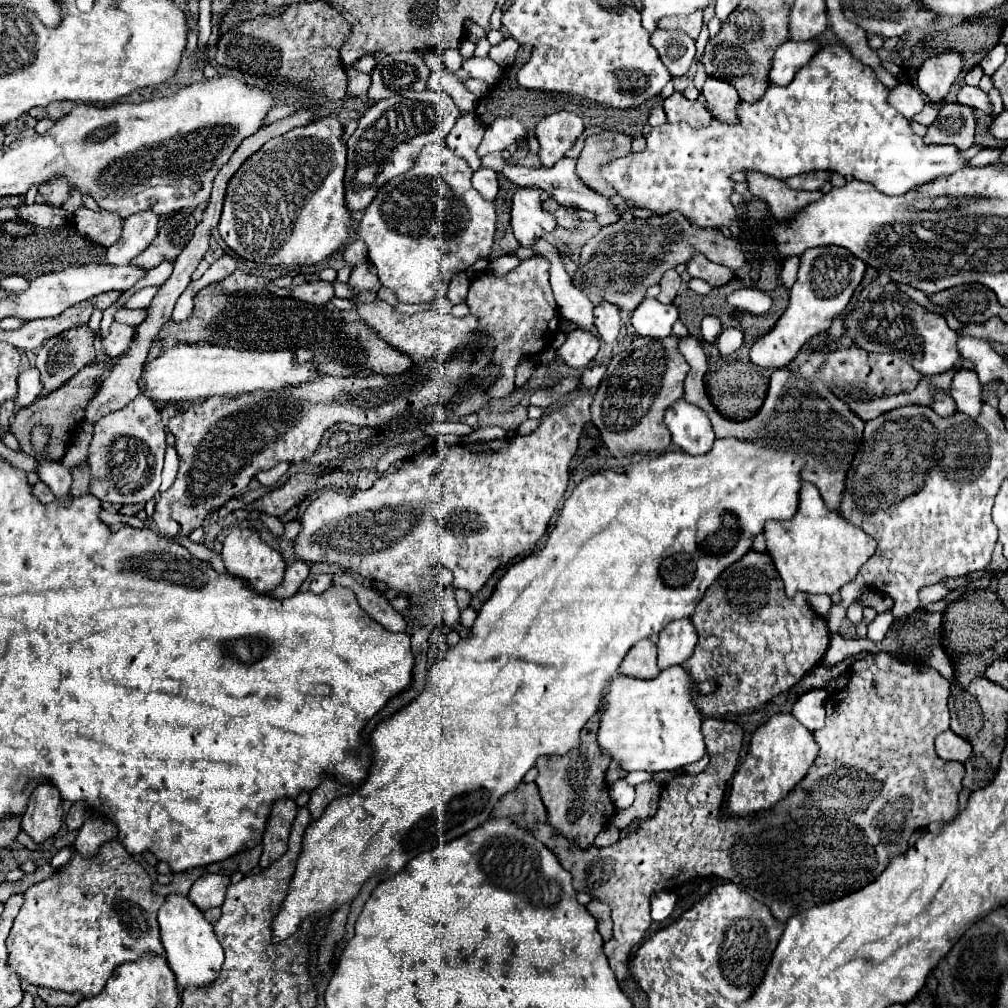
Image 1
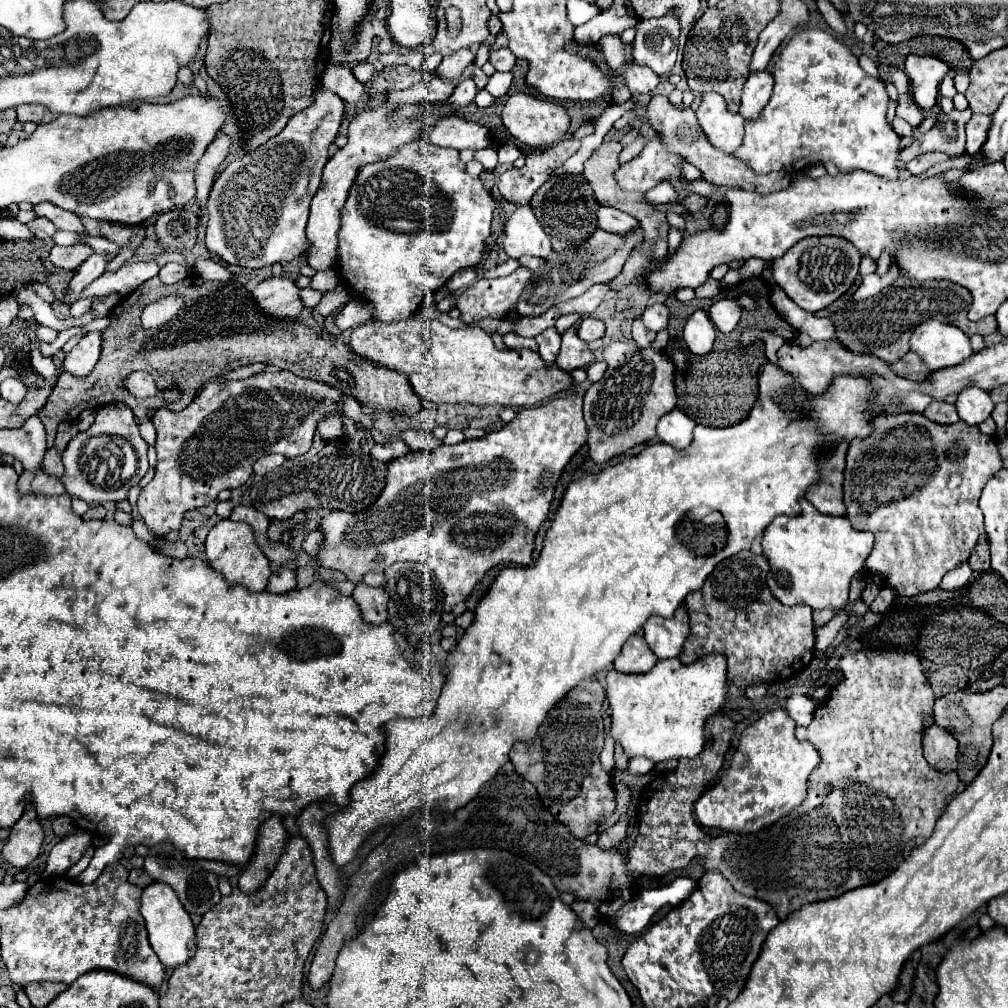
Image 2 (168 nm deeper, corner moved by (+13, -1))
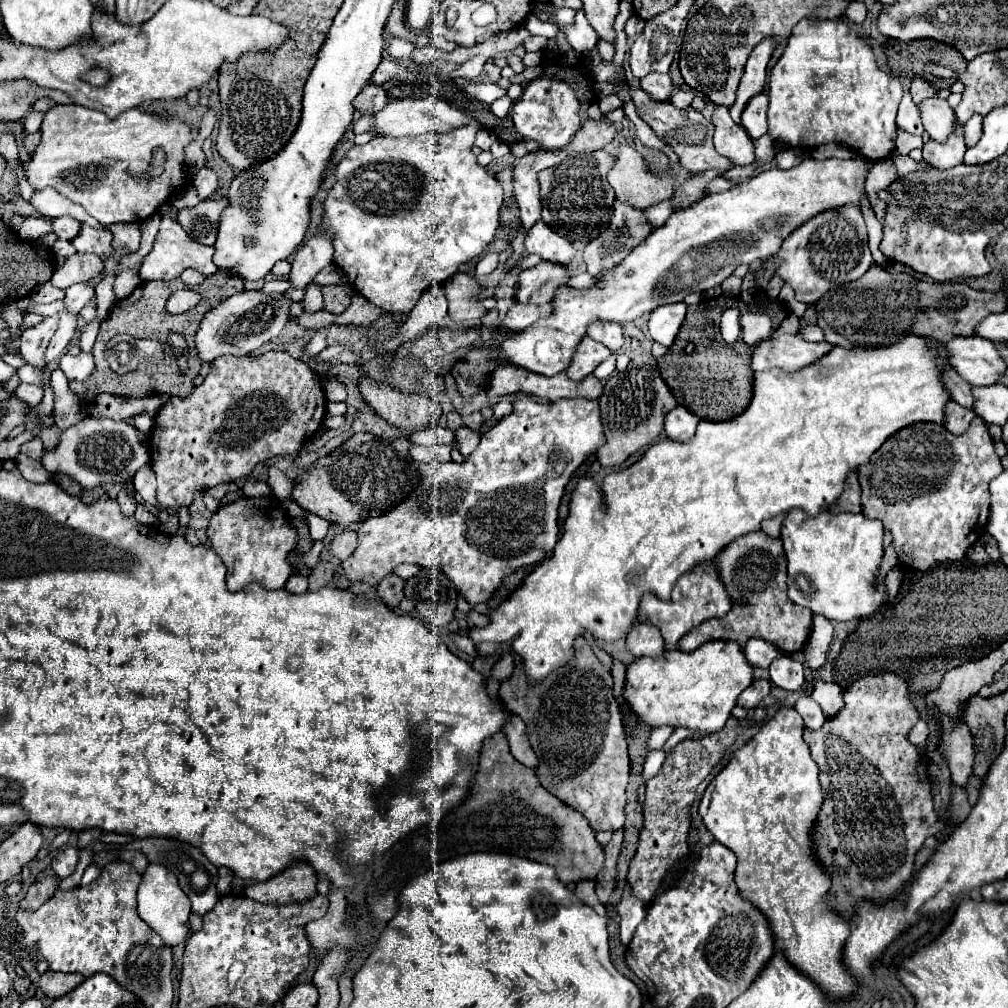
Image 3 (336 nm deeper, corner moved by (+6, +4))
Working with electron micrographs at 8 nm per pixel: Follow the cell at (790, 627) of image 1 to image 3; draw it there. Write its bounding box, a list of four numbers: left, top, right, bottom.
[679,531,813,655]

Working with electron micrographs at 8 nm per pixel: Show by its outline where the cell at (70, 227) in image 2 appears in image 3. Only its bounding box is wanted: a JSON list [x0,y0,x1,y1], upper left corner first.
[71,223,113,255]

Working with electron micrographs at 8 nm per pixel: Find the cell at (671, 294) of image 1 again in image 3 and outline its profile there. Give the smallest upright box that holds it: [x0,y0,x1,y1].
[607,143,675,209]

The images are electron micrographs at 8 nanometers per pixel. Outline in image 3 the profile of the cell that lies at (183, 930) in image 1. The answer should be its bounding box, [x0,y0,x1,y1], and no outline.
[139,865,191,947]

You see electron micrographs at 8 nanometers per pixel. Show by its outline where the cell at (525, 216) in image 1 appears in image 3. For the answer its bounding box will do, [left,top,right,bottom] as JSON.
[523,221,573,265]

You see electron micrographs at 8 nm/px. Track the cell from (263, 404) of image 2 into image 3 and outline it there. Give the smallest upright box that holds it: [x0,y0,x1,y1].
[149,351,325,513]

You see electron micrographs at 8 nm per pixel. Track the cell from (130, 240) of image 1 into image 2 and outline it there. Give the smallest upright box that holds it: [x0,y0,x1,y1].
[70,254,108,292]

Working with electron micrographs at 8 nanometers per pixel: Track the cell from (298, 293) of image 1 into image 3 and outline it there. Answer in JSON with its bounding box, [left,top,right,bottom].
[195,291,291,363]

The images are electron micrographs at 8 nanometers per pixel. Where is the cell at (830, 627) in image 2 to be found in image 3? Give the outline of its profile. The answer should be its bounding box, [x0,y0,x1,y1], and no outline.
[879,547,897,579]

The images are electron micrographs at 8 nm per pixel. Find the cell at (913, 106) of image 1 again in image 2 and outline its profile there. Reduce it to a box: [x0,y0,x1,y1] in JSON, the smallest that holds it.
[896,94,926,128]

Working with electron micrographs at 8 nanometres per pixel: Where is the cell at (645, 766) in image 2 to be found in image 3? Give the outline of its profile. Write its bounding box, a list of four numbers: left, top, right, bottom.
[647,727,671,751]

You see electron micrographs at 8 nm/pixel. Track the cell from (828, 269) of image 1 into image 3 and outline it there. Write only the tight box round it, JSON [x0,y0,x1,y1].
[773,207,873,301]

